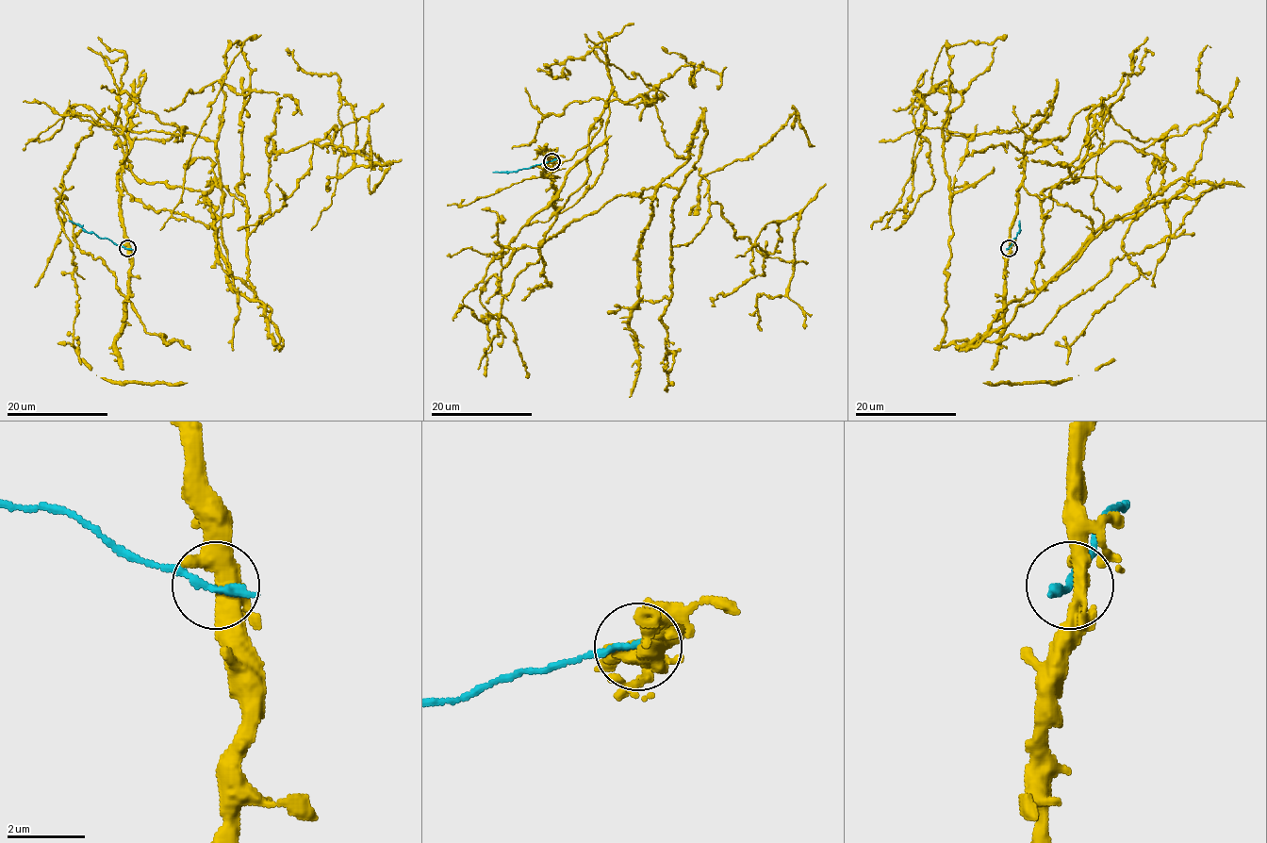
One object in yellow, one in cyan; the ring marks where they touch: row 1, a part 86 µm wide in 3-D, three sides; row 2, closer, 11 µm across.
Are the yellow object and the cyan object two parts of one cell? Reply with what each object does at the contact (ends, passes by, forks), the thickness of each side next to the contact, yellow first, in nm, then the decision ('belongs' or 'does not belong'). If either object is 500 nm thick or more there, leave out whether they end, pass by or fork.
yellow forks there; cyan ends there; 380 nm thick on the yellow side, 280 nm on the other; does not belong

